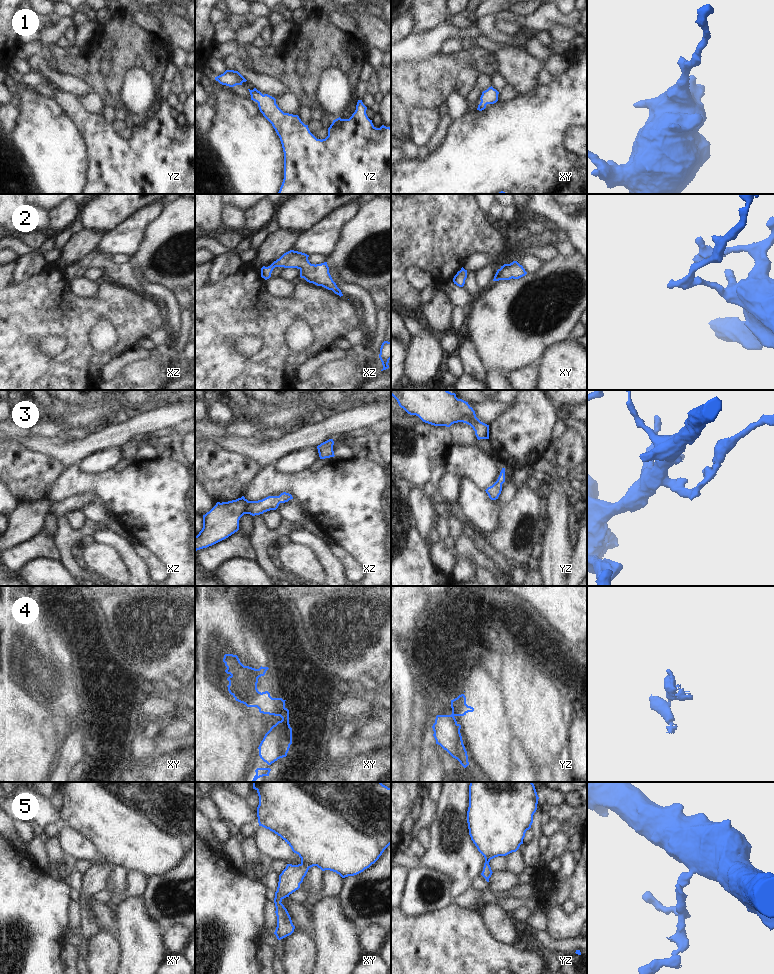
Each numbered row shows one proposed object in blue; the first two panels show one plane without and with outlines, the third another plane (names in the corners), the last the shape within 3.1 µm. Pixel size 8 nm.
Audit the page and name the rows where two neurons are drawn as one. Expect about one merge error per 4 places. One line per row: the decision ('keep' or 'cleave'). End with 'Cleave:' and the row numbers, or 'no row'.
1: keep
2: keep
3: keep
4: cleave
5: keep
Cleave: 4

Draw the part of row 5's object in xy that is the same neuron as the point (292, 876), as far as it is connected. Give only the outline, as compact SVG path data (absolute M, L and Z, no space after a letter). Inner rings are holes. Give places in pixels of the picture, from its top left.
M253 782L253 789L259 796L259 826L280 836L301 858L300 864L287 864L279 875L274 898L277 916L274 934L281 940L291 935L295 929L287 909L281 902L300 888L311 867L317 866L322 871L336 872L342 878L354 876L374 864L391 844L391 788L381 782Z

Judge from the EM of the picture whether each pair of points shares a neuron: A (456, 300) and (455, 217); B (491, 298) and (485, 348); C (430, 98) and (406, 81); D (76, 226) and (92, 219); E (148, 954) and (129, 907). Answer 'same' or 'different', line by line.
A: different
B: same
C: same
D: different
E: same

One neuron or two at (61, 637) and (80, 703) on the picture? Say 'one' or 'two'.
two

